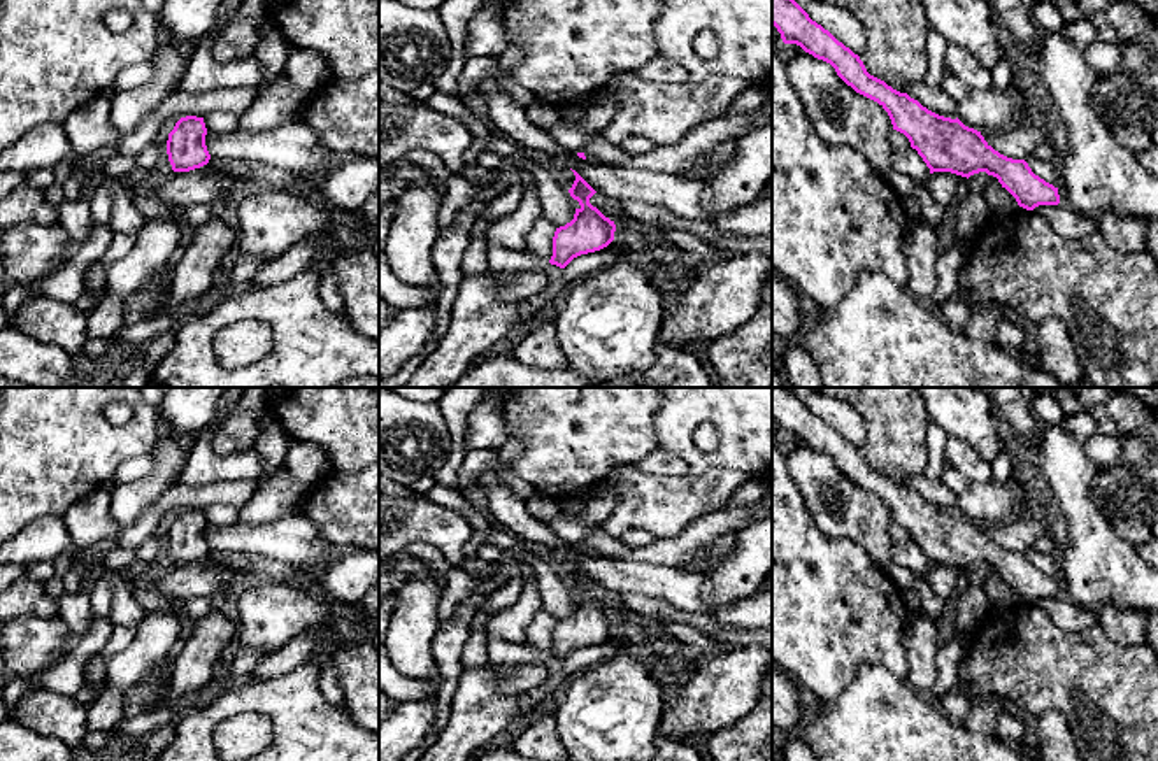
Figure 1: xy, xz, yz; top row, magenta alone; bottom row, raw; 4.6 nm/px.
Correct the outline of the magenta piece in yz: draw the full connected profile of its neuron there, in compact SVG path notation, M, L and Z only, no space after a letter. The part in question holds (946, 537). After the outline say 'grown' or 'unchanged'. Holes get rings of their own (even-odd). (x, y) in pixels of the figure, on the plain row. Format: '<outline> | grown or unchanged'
M772 388L772 417L784 437L797 437L814 451L830 456L847 479L877 494L888 505L893 523L909 531L930 566L951 565L969 572L986 565L997 570L1026 603L1060 596L1058 580L1035 568L1025 552L1000 547L981 524L965 519L958 510L939 509L907 486L870 468L860 449L812 414L791 389Z | unchanged

